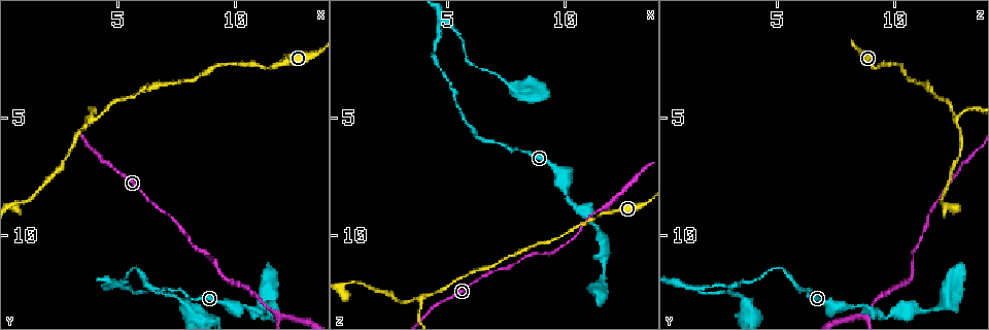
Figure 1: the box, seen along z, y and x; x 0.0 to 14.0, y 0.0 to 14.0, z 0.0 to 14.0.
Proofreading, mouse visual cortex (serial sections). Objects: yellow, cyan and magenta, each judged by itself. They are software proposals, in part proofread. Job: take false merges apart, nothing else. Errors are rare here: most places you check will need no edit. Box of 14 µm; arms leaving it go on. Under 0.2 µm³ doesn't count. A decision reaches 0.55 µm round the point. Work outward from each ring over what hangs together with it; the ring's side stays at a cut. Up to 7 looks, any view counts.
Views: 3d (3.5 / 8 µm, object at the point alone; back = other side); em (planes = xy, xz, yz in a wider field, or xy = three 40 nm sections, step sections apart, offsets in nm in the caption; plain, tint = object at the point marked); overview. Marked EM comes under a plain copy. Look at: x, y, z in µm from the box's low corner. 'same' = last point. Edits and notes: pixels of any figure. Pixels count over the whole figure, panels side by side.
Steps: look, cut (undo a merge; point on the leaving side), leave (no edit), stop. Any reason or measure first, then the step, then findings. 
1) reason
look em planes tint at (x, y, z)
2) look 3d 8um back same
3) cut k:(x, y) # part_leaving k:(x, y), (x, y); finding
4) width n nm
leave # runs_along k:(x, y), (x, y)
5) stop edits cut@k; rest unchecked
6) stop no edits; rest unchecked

look 3d 8um at (4.1, 5.1, 12.5)

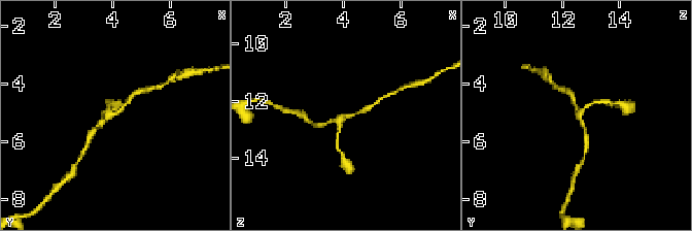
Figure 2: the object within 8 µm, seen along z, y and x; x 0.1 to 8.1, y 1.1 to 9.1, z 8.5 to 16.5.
arms 3; arm_widths 150, 150, 150 nm
look em xy step 2 tint at (4.0, 5.1, 12.6)

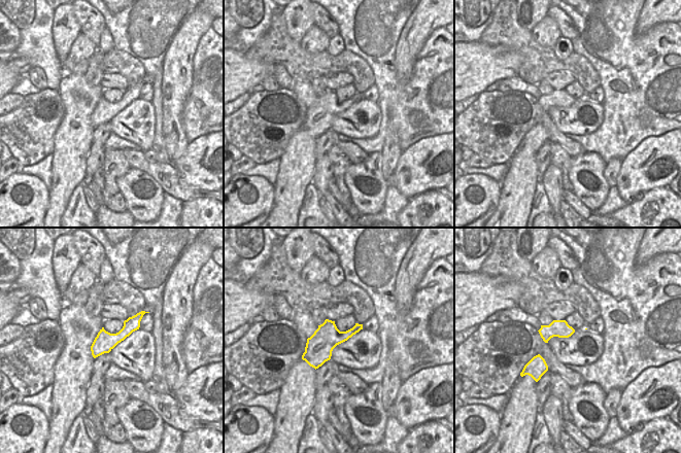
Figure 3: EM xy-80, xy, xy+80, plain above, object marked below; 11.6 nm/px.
leave # runs_along 2:(133, 95), (92, 135); continuous, no second cell

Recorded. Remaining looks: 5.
narrows sharply
look 3d 8um at (9.1, 10.9, 10.8)

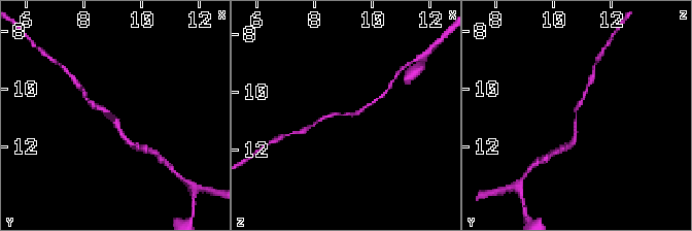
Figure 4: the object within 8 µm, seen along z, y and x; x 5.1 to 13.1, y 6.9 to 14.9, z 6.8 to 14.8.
arm_widths 150, 150 nm; need the tissue
look em xy step 3 tint at (9.0, 11.0, 10.8)

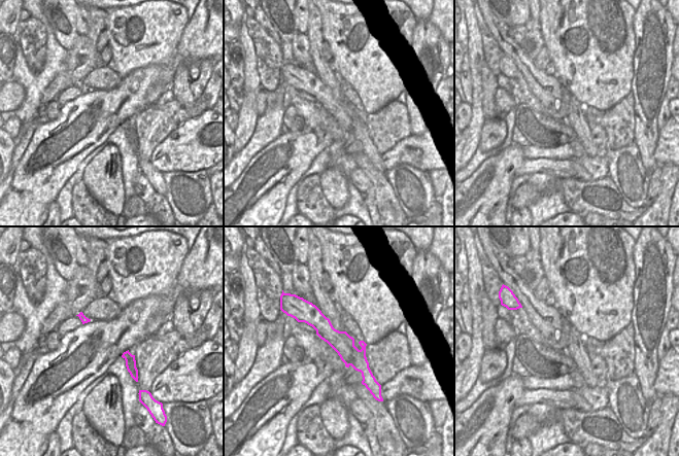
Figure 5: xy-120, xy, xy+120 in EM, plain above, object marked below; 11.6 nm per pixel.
leave # runs_along 5:(301, 319), (315, 319), (369, 374); all the same cell

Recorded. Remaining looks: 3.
three-way junction
look 3d 3.5um at (11.5, 13.1, 9.0)

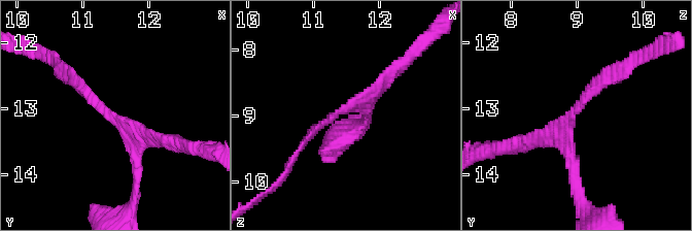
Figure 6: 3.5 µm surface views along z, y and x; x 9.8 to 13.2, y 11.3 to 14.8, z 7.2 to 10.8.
look em planes tint at (11.55, 13.20, 8.90)

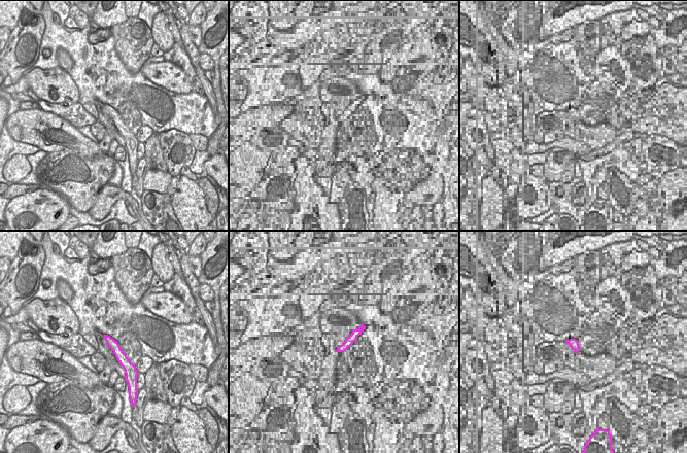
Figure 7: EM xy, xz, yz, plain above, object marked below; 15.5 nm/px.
leave # runs_along 7:(107, 338), (133, 372); continuous, no second cell

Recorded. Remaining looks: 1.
stop no edits; rest unchecked

